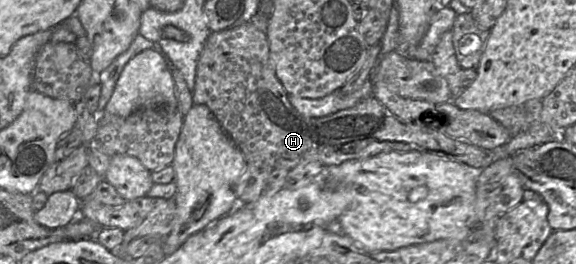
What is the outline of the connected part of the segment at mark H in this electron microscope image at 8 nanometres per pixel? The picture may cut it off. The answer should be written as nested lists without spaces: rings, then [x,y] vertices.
[[[251,21],[209,34],[197,63],[193,104],[208,106],[224,132],[241,150],[247,163],[264,161],[272,169],[292,170],[298,164],[312,161],[322,165],[339,165],[345,161],[368,158],[391,151],[430,152],[449,160],[460,161],[478,170],[493,163],[494,155],[489,153],[490,150],[484,150],[430,128],[405,122],[392,114],[373,95],[363,98],[351,108],[327,116],[301,115],[290,103],[288,93],[275,73],[266,32],[259,30]]]

